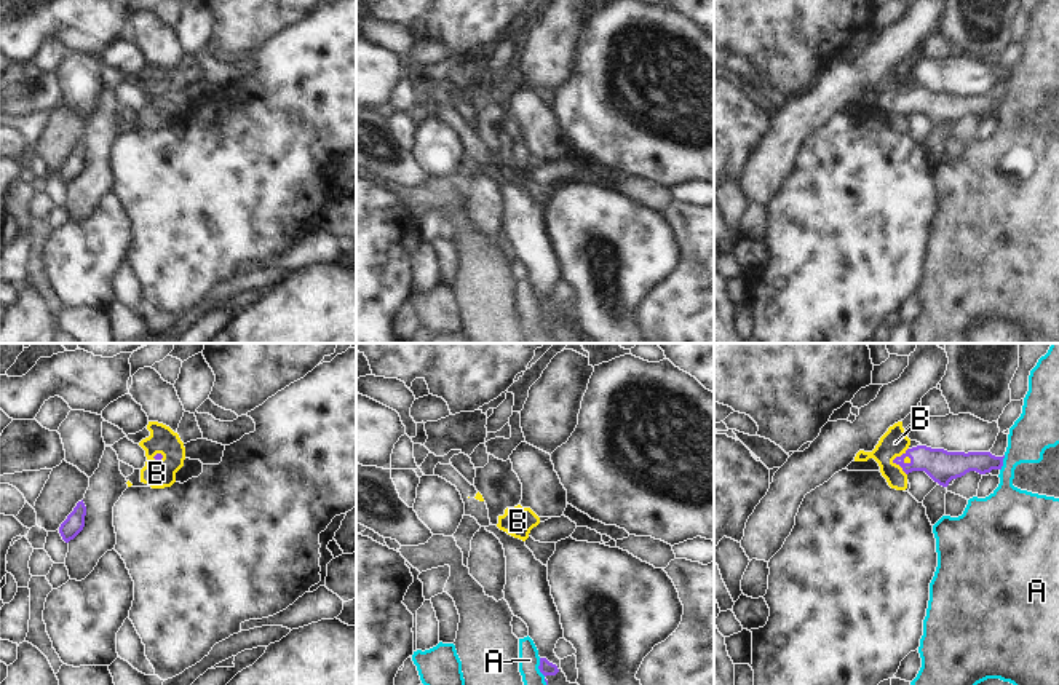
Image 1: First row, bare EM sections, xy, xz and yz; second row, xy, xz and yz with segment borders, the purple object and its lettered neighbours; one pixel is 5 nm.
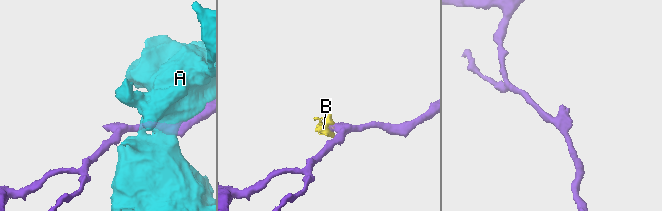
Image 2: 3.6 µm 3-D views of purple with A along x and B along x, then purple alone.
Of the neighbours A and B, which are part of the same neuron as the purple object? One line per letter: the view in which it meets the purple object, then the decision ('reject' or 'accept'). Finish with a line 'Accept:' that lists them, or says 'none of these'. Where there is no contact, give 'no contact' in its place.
A: meets purple in xz; reject
B: meets purple in yz; reject
Accept: none of these

